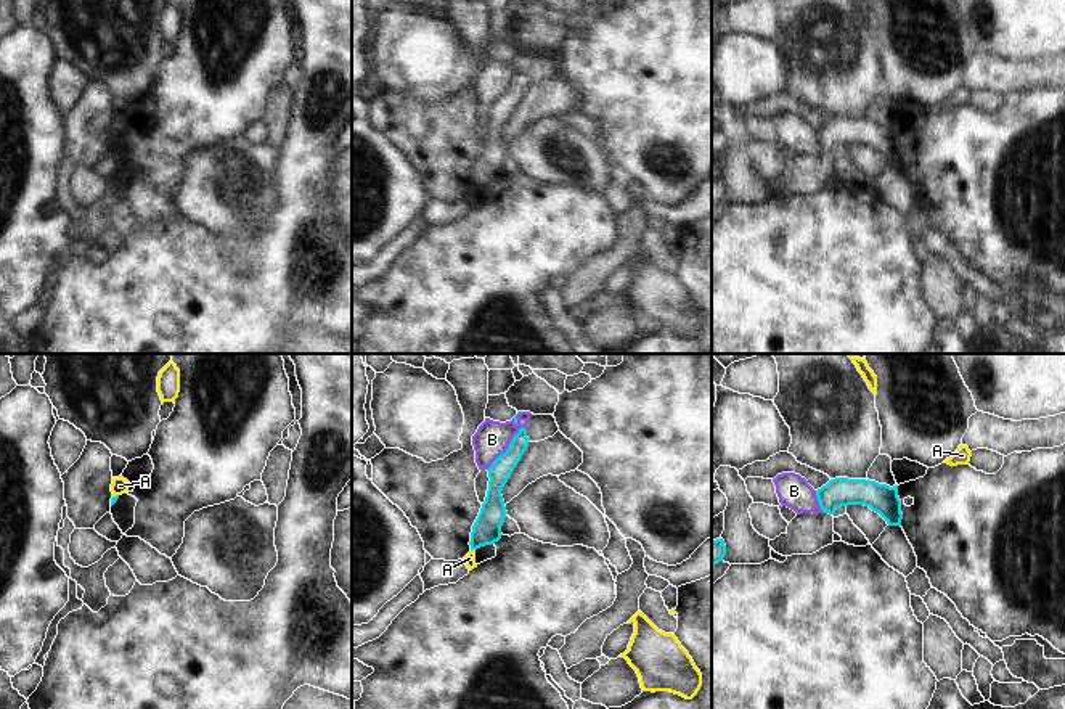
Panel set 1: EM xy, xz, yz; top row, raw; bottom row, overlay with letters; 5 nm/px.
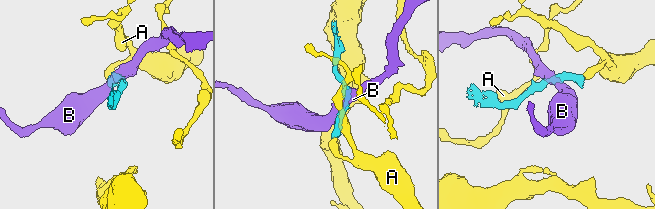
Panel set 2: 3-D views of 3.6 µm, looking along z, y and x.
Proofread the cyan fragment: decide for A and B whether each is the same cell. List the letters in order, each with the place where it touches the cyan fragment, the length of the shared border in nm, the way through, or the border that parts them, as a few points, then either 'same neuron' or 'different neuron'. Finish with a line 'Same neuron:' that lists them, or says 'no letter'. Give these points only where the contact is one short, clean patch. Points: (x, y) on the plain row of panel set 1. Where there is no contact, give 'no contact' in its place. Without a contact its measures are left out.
A: contact xz (473, 188); length 30 nm; border xz (471, 188), (474, 190); different neuron
B: contact xz (508, 87); length 300 nm; border xz (524, 66), (487, 110); different neuron
Same neuron: no letter

